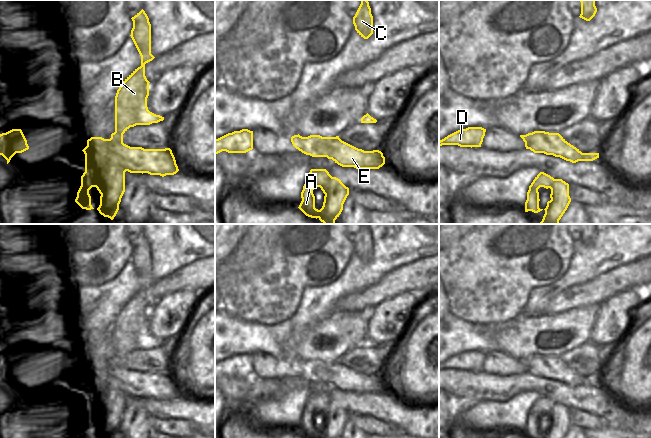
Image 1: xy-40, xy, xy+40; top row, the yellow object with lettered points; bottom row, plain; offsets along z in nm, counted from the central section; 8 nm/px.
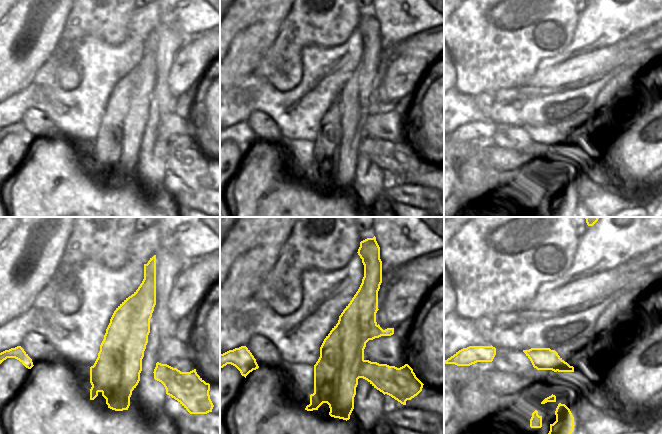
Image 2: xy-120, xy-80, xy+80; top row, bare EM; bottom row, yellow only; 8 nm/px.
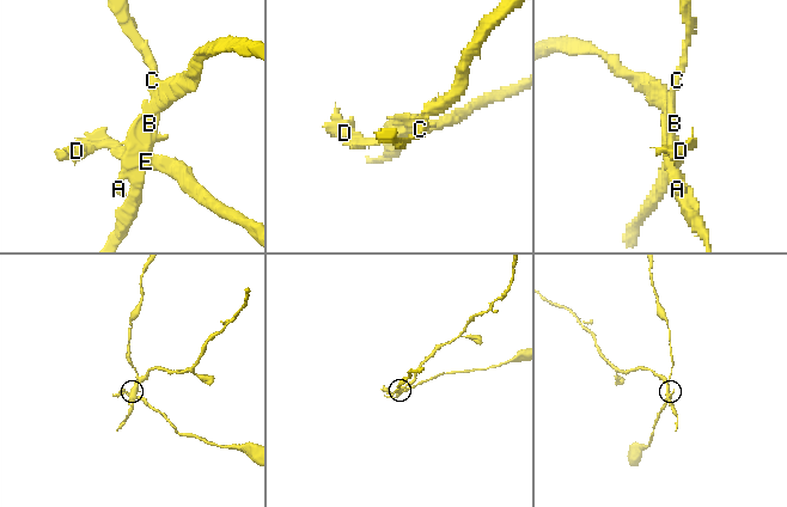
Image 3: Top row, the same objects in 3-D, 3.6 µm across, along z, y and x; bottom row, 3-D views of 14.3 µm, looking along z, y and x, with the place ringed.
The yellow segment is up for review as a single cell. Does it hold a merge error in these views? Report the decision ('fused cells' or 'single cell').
fused cells

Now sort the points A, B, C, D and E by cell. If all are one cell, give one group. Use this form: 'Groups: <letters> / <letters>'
Groups: A B C / D E

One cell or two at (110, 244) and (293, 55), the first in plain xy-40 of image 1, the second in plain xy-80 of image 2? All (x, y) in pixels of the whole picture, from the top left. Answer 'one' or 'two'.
one

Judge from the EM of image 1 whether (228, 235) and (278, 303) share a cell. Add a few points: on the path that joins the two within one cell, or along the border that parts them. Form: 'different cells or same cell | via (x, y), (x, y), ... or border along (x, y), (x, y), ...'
different cells | border along (244, 234), (235, 248), (225, 258)

